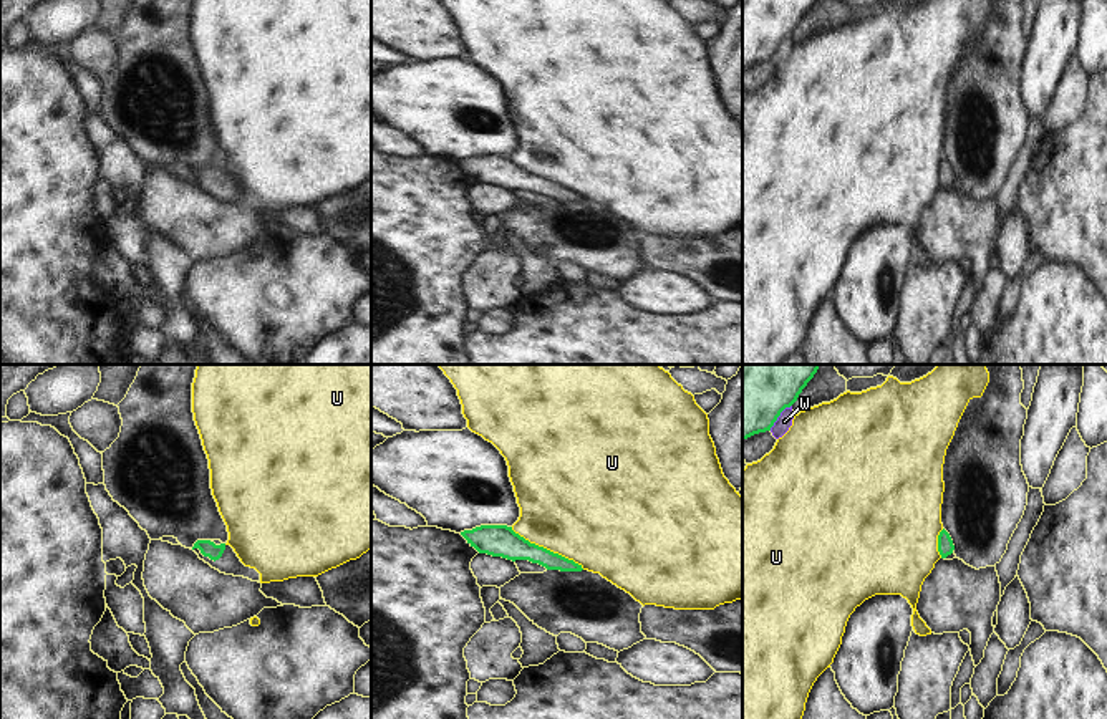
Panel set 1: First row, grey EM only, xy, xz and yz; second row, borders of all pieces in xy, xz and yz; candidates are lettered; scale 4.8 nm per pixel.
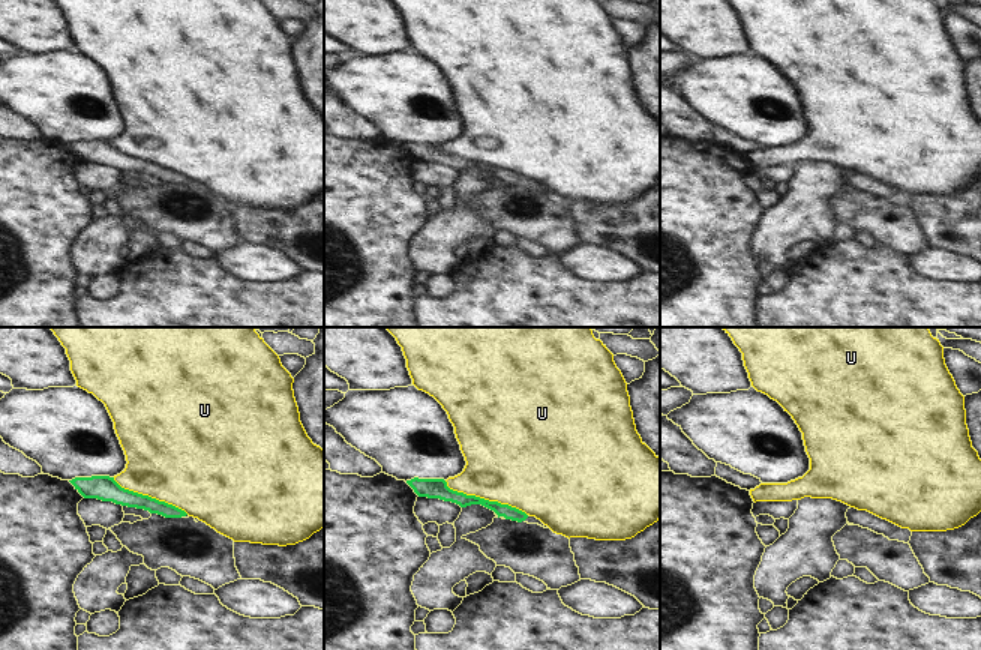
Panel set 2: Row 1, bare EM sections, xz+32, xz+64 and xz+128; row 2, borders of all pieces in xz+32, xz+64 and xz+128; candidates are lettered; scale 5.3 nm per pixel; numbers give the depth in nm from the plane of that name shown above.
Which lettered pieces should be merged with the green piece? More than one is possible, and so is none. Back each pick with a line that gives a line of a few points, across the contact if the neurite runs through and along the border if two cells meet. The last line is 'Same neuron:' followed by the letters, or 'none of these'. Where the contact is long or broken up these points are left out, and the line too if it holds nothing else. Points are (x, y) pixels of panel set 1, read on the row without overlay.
Same neuron: none of these

